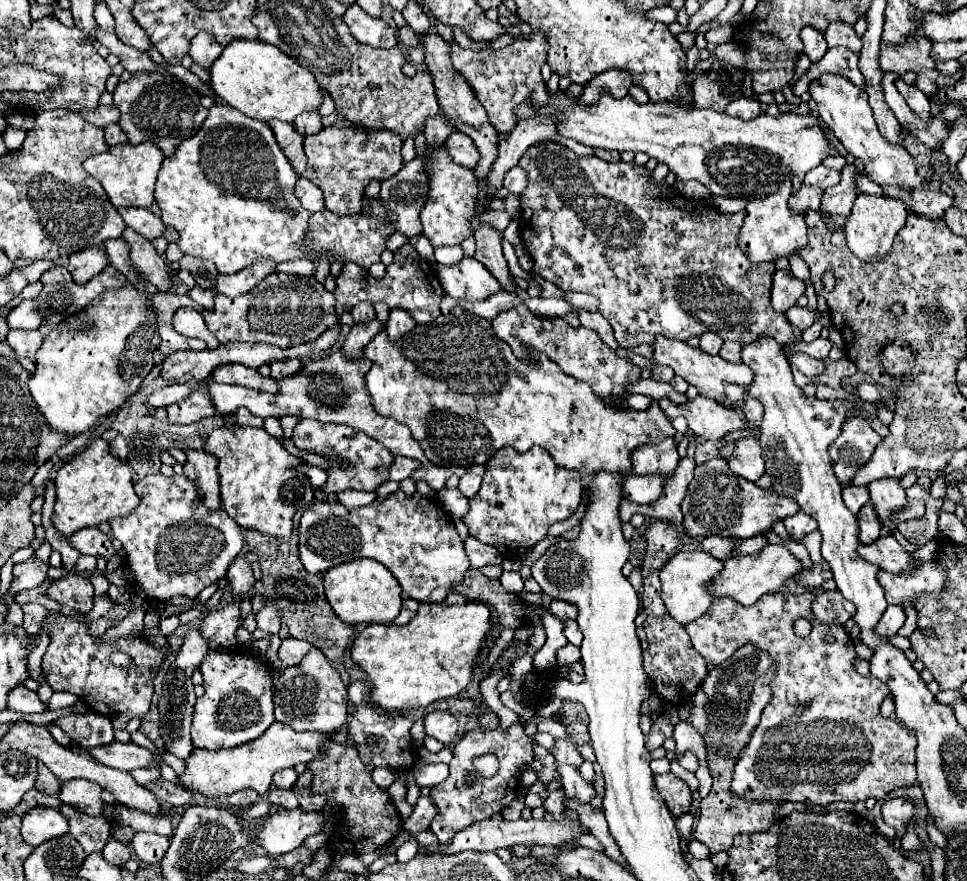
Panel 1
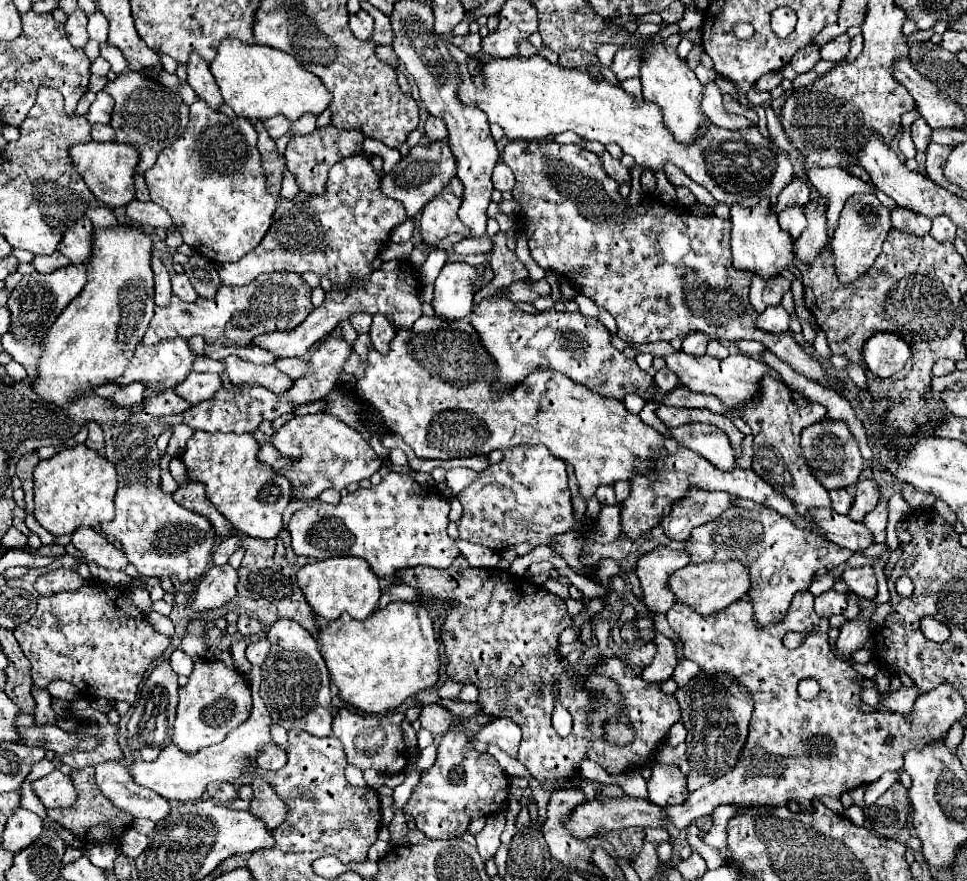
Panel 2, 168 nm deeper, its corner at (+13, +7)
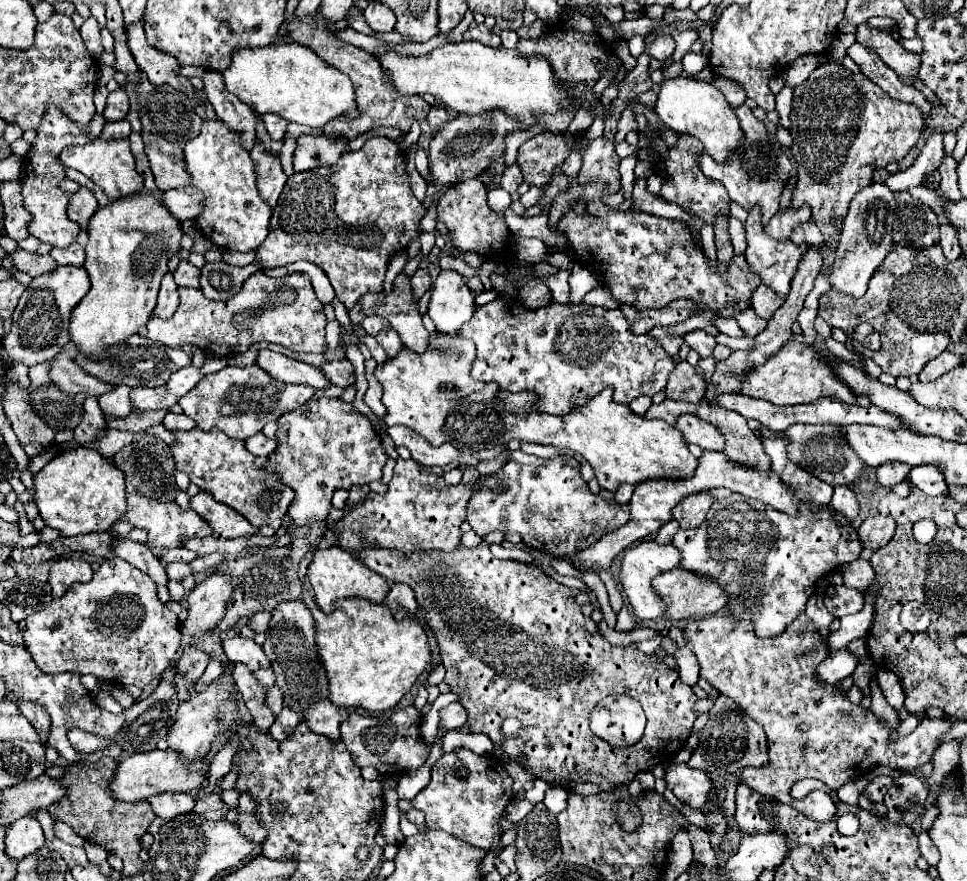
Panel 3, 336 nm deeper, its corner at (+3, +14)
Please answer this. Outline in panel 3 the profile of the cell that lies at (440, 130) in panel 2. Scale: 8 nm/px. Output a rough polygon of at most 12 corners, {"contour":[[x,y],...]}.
{"contour":[[431,106],[427,124],[437,132],[447,122],[443,106]]}

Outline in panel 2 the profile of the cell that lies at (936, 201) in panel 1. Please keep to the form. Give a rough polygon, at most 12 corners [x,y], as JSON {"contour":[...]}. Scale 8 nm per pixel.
{"contour":[[905,207],[891,211],[895,229],[925,235],[931,219]]}

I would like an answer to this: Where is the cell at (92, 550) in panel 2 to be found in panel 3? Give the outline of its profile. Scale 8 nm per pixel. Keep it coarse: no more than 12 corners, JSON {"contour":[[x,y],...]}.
{"contour":[[127,536],[113,542],[125,558],[155,584],[167,584],[165,566],[145,544]]}

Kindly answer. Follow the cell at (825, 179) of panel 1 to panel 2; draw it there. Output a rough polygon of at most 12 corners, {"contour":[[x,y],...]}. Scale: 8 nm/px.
{"contour":[[793,177],[779,193],[775,211],[783,205],[805,205],[811,195],[811,185]]}

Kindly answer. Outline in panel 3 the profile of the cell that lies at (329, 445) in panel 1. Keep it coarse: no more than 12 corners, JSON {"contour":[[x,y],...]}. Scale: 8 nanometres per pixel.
{"contour":[[341,398],[283,414],[265,472],[295,492],[295,526],[335,490],[381,480],[389,456]]}

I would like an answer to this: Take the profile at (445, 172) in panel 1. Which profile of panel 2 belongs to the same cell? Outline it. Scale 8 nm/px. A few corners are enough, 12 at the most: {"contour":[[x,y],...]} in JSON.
{"contour":[[453,177],[423,207],[423,243],[439,243],[453,233],[467,237],[457,217],[463,187]]}

